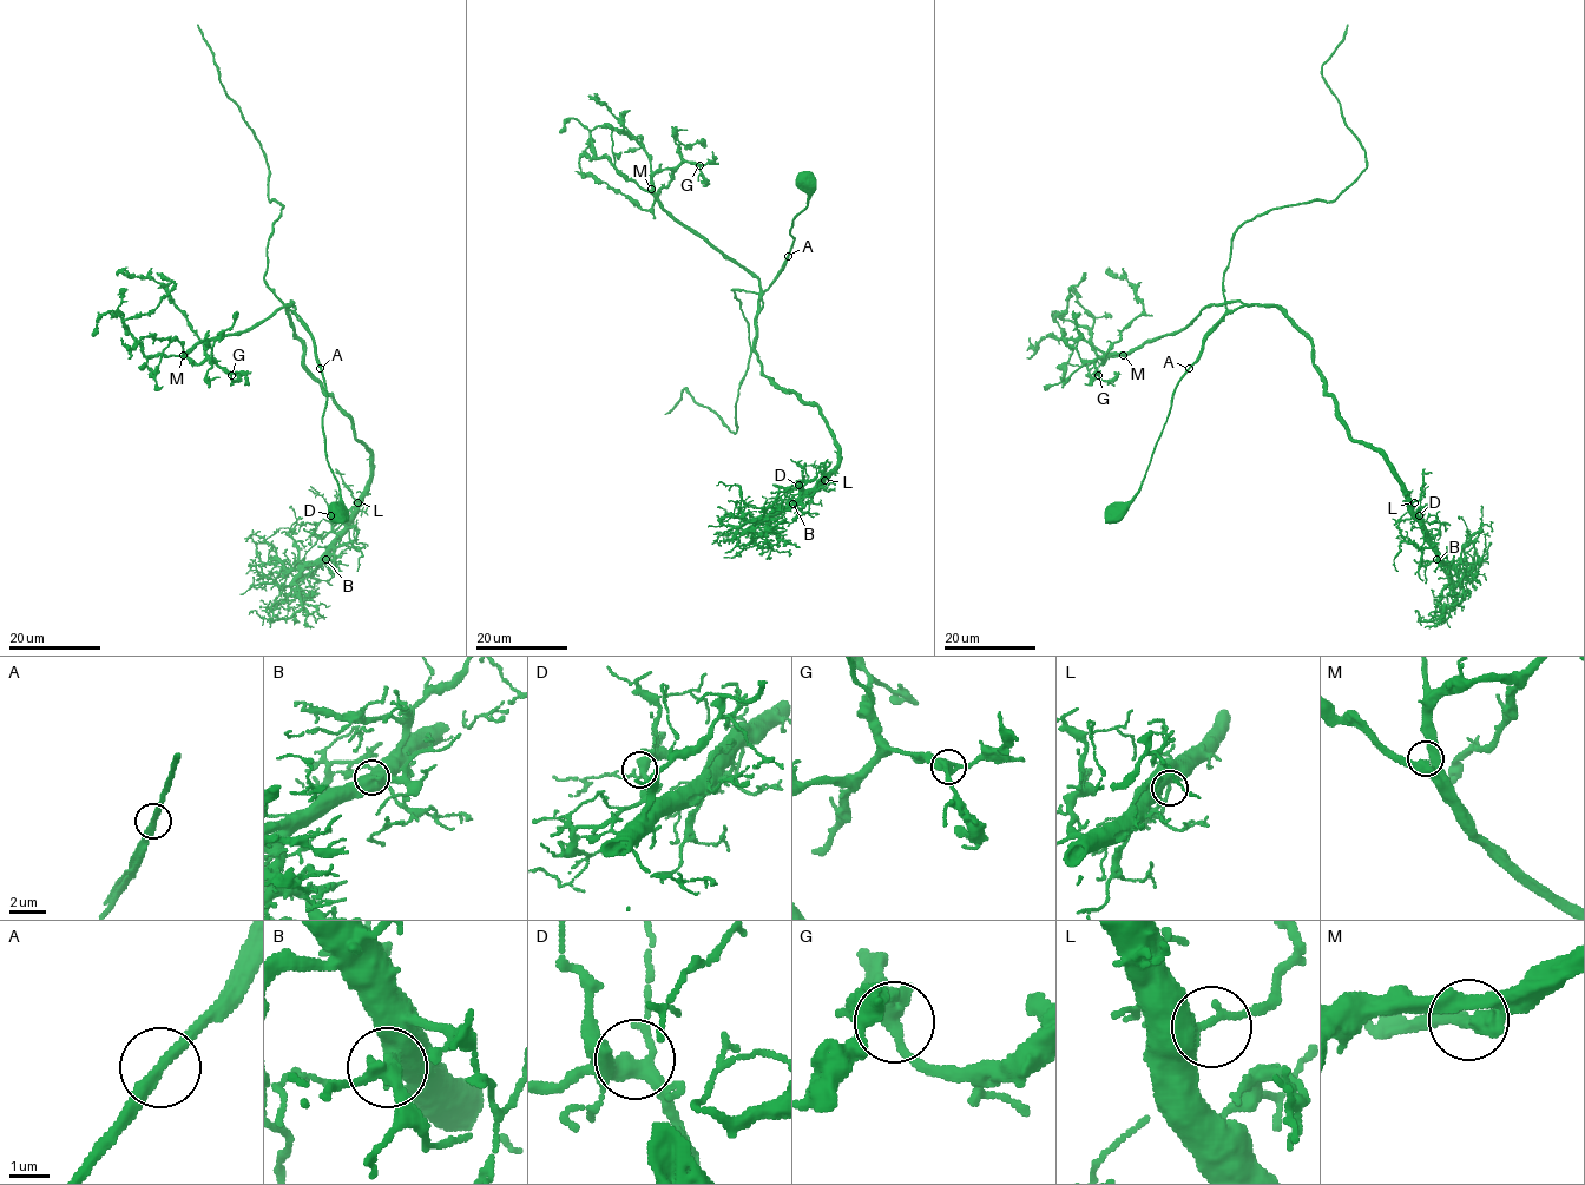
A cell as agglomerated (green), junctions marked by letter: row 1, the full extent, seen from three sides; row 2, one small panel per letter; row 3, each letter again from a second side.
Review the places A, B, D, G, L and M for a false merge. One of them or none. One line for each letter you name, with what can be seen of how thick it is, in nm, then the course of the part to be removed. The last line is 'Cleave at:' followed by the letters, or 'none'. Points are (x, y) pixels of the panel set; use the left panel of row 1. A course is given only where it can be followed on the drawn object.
A: calibre 320 nm; course (321, 368), (313, 335), (264, 278), (267, 244), (282, 209), (270, 201), (264, 151), (221, 84), (197, 24)
Cleave at: A

